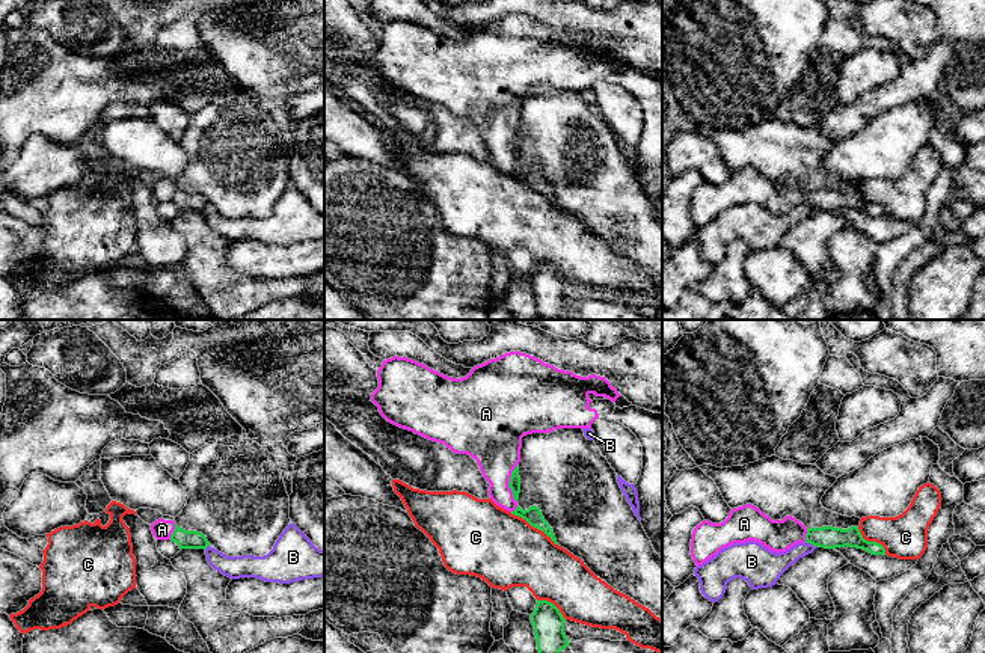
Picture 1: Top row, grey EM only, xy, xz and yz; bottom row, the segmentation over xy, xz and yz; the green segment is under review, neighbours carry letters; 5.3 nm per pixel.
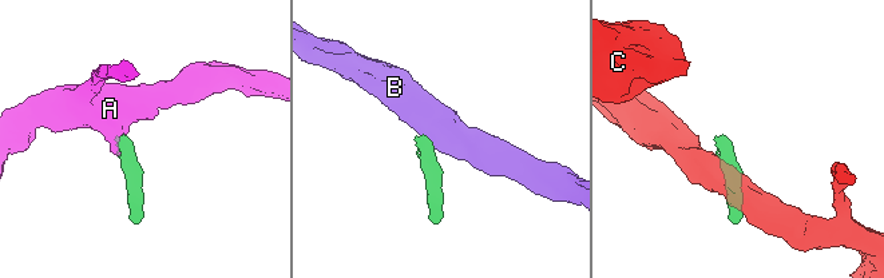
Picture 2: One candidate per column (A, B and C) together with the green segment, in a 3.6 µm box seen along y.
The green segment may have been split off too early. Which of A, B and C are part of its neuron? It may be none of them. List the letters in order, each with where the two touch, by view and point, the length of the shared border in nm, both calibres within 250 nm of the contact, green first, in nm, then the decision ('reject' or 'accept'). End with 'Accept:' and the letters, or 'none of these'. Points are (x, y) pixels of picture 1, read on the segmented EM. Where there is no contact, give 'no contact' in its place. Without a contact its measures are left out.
A: contact xz (509, 483); length 200 nm; calibres 60 and 300 nm; accept
B: contact yz (810, 543); length 80 nm; calibres 120 and 160 nm; reject
C: contact xz (534, 527); length 320 nm; calibres 90 and 380 nm; reject
Accept: A

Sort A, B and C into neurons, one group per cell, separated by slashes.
A / B / C

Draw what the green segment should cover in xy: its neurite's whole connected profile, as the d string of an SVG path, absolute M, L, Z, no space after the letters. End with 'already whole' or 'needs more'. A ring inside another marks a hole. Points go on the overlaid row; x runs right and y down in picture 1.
M158 519L151 525L151 531L157 540L172 540L180 549L207 549L210 546L202 532L186 531L173 520Z | needs more

